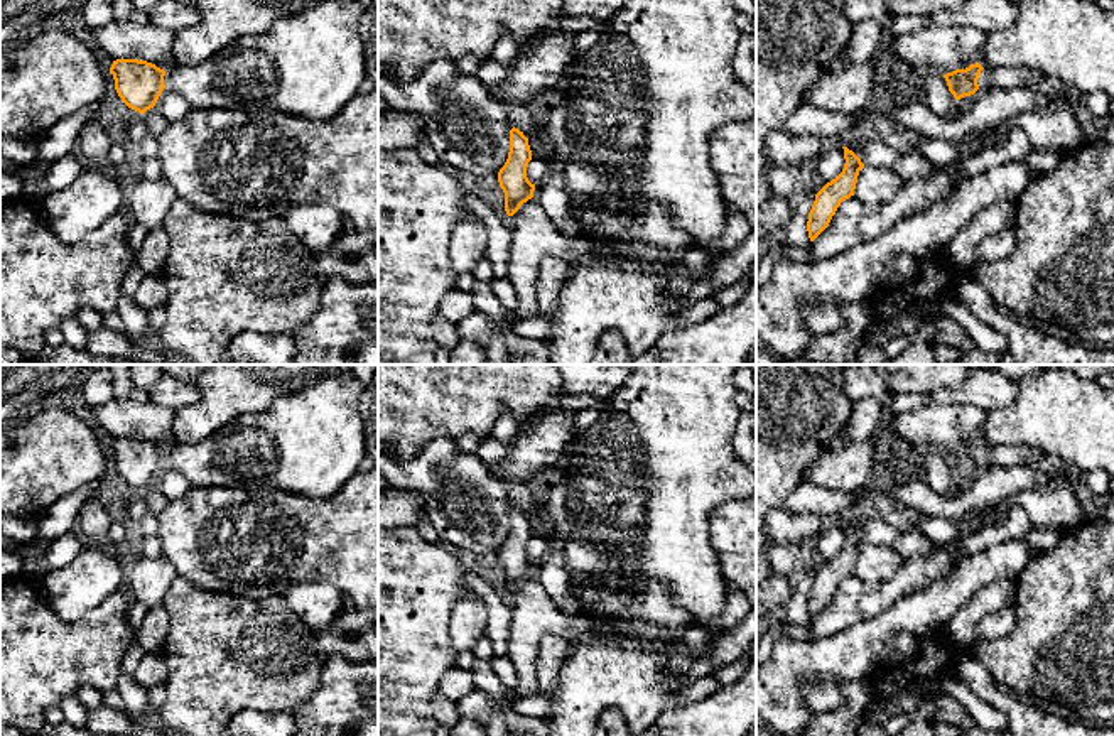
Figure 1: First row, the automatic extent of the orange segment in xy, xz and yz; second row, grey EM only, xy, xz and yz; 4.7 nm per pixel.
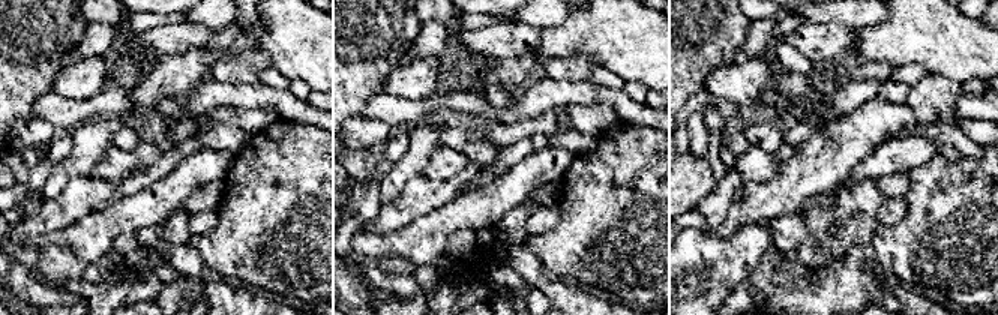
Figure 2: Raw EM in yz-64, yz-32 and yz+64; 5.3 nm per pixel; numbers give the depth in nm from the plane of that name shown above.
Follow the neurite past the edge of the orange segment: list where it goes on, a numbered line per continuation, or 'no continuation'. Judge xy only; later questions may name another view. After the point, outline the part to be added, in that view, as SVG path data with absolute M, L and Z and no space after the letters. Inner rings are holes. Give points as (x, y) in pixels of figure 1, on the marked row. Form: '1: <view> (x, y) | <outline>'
no continuation

